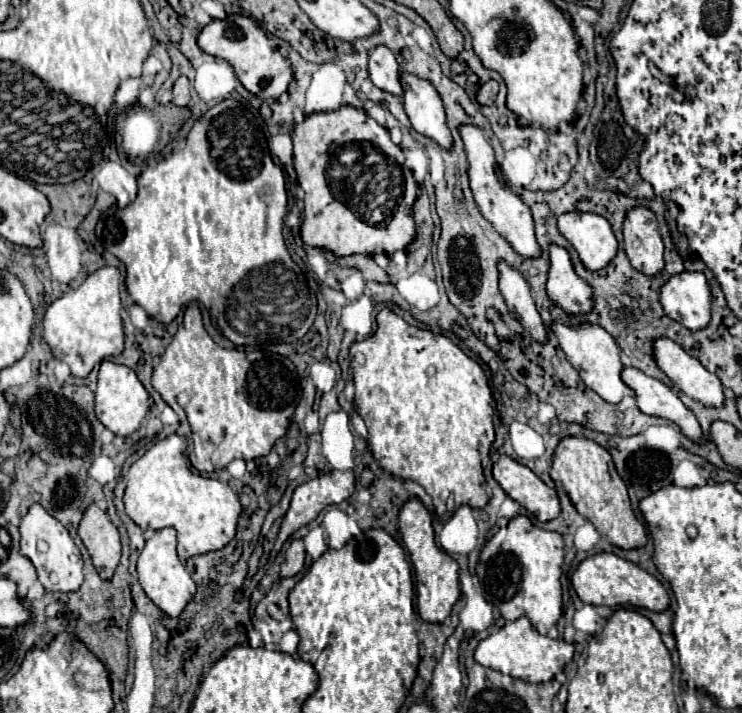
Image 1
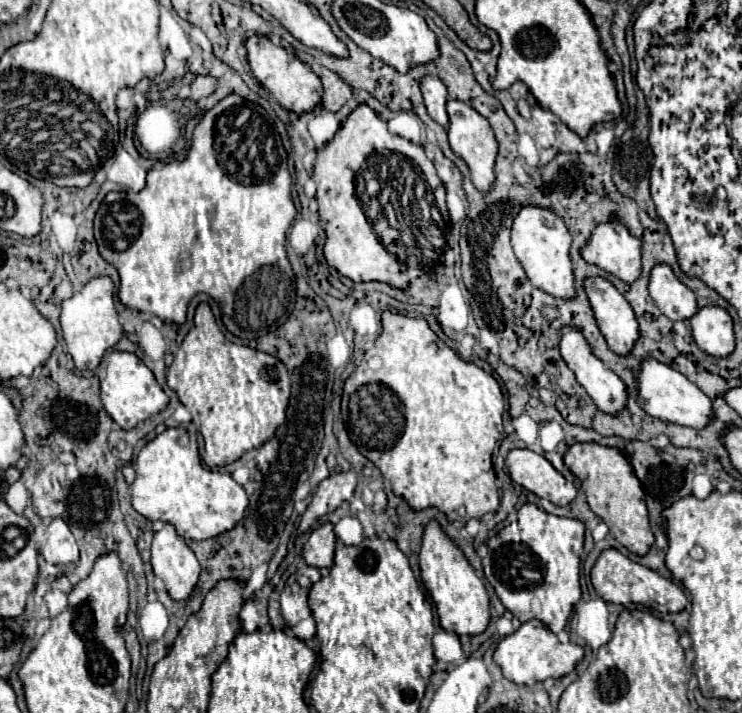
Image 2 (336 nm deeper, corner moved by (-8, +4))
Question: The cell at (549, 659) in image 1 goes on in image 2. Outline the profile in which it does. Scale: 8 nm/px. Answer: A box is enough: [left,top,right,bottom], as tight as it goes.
[494,620,584,684]

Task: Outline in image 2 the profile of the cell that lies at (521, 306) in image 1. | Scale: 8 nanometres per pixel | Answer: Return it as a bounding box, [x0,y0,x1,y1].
[560,326,626,414]

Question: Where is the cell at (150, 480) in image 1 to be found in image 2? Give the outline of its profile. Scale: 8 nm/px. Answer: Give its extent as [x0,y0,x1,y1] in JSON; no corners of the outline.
[130,428,246,540]

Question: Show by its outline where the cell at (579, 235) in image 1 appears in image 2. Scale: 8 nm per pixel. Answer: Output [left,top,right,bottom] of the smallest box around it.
[580,222,640,282]

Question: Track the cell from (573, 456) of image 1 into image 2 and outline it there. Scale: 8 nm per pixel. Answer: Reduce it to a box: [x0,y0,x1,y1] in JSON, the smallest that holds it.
[564,442,654,556]

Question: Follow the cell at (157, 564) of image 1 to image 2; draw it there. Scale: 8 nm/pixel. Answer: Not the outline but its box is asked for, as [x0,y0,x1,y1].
[152,522,200,600]

